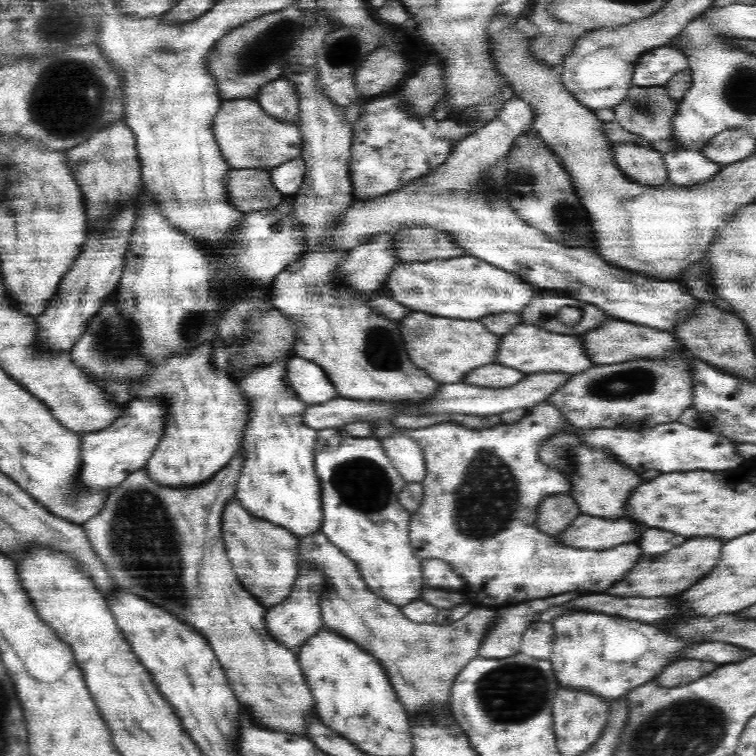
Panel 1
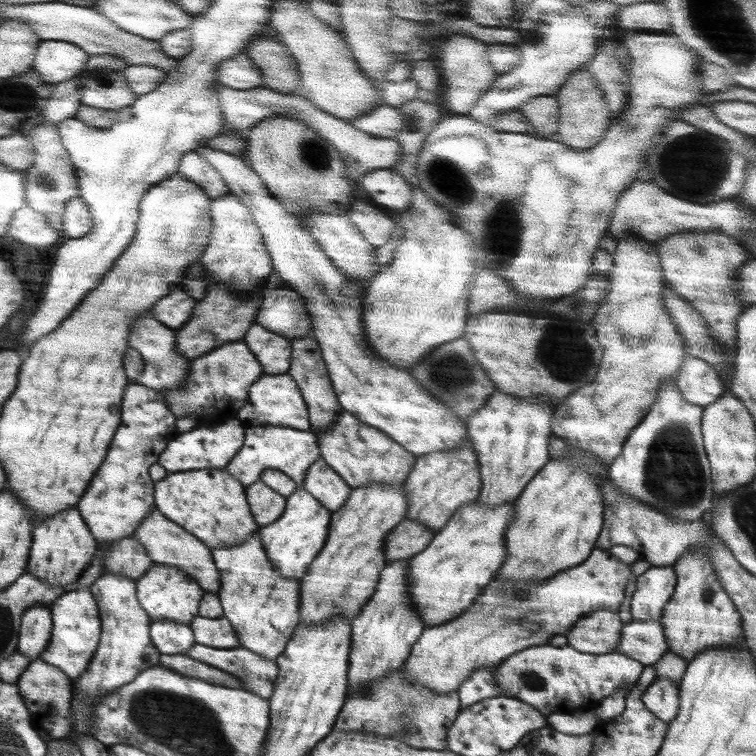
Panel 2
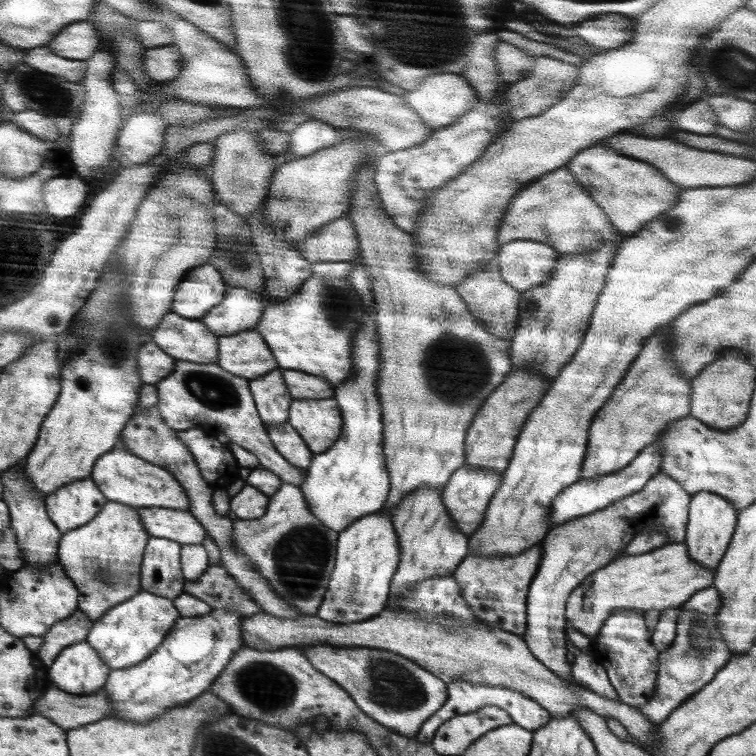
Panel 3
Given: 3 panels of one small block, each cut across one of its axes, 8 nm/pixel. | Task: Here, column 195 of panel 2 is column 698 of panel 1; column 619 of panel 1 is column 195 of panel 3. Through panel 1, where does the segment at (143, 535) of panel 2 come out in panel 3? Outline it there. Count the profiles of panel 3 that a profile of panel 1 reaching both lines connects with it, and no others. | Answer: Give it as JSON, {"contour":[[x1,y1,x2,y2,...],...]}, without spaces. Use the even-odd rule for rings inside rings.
{"contour":[[218,560,205,570,205,574,198,580,186,581,186,593,205,601,212,608,232,609,251,617,255,613,263,612,252,598,243,592,242,586,229,576,224,568,224,562]]}

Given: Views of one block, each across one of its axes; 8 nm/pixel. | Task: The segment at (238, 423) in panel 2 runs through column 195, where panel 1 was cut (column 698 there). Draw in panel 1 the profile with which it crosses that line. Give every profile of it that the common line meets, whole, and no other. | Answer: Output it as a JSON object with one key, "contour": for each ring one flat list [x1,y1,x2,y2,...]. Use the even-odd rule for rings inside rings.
{"contour":[[681,422,662,424,646,430,625,428,612,429,578,429,580,436,590,446,600,446,608,449,620,458,623,464,629,466,638,475,656,468,659,472,678,472,678,470,730,470,738,464,745,464,744,458,735,451,734,442,725,436,714,434,702,428,688,428]]}

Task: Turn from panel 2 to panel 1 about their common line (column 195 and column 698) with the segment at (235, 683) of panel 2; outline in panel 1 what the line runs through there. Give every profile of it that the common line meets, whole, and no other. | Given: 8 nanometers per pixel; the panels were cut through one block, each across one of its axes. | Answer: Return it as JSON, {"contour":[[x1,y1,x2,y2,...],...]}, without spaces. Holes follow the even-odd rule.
{"contour":[[686,657,671,663,655,678,655,682,664,688,690,684,698,677,706,676,718,668,718,664,712,661,688,659]]}

